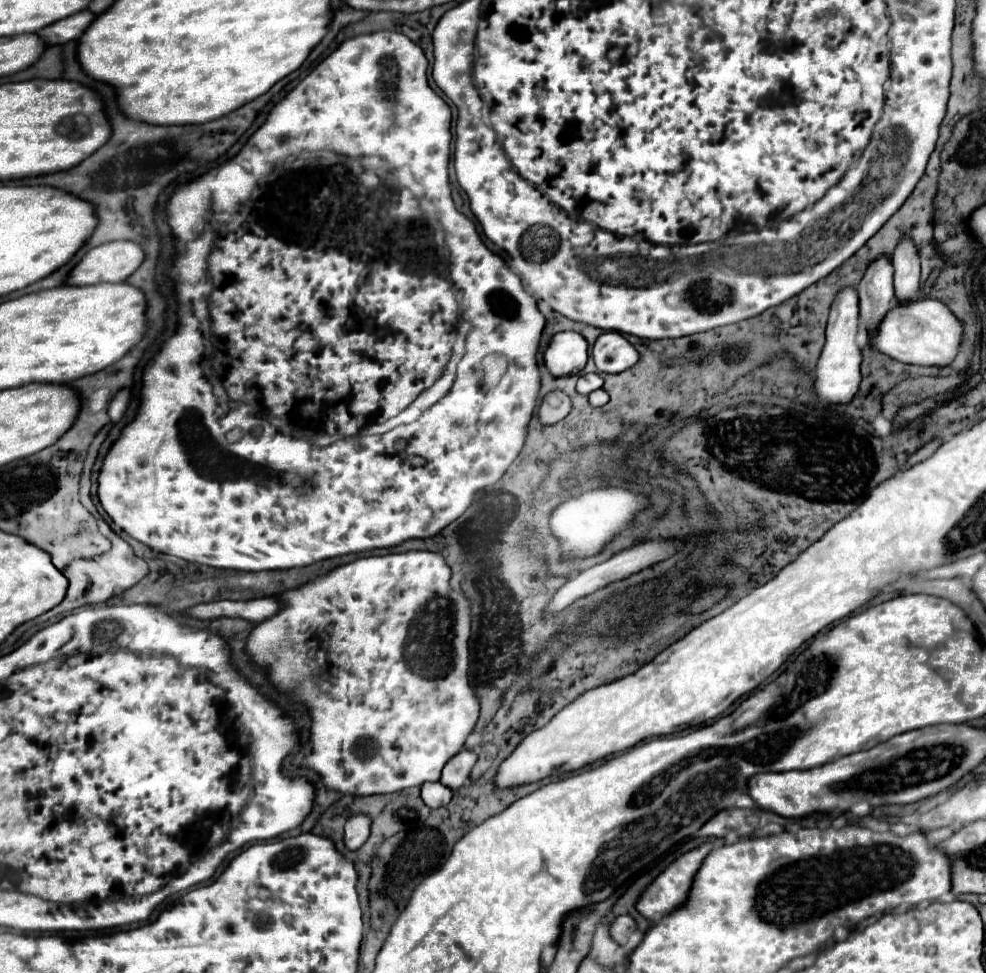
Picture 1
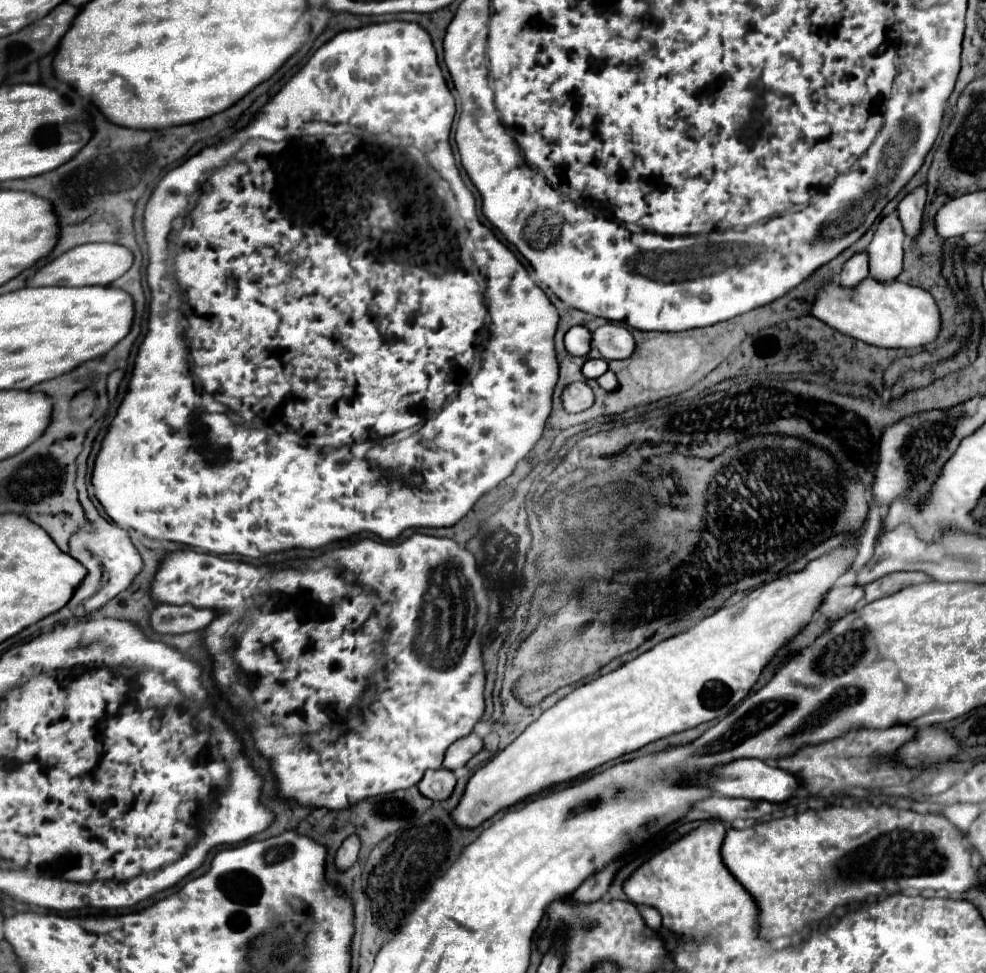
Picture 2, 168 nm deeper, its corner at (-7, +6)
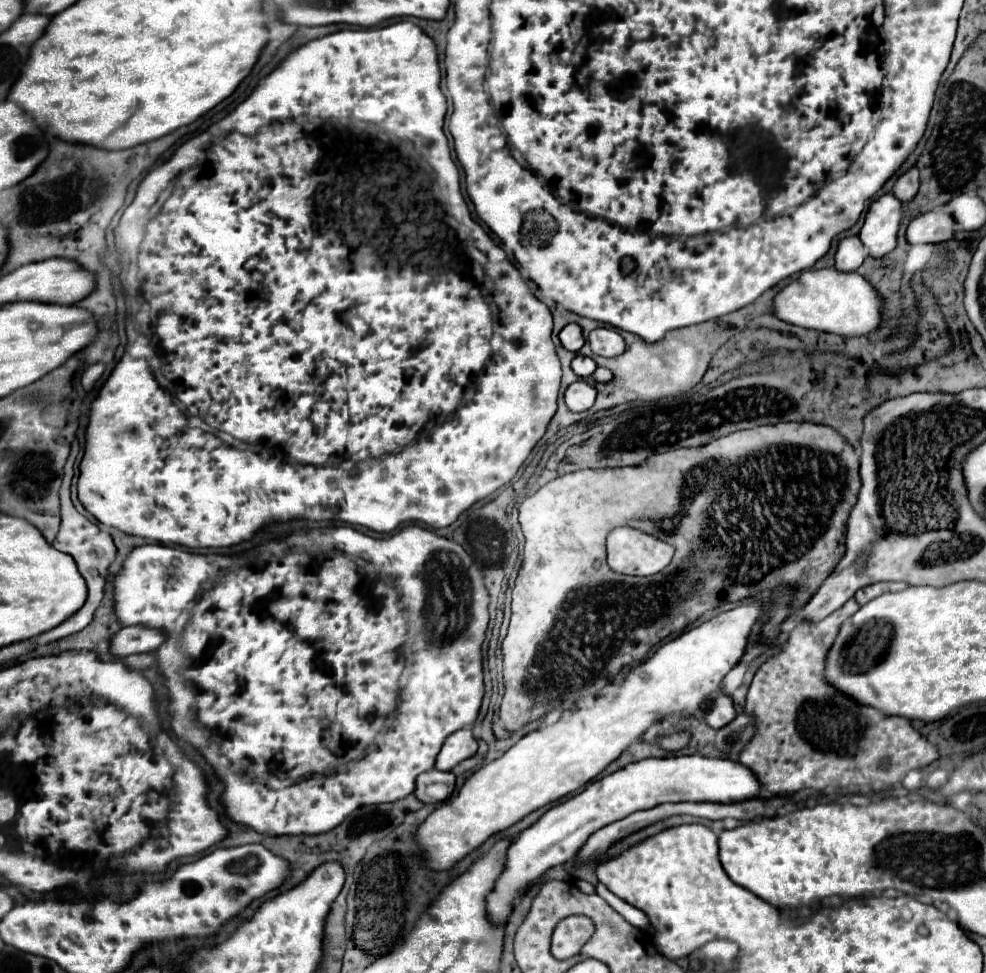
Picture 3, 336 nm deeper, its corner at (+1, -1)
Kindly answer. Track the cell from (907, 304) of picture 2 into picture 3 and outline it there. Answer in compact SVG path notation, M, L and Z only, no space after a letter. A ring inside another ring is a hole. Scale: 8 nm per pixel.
M836 268L804 270L796 280L786 284L772 300L772 314L780 320L824 330L840 336L866 336L880 324L882 300L878 292L858 272L840 272Z

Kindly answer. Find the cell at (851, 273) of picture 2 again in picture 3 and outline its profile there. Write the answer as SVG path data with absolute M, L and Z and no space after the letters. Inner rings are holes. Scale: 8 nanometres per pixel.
M846 236L838 242L836 270L854 272L864 262L864 258L866 258L866 250L858 236Z

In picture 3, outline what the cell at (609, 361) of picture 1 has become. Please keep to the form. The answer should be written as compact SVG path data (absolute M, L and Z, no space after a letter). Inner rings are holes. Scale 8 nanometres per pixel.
M596 328L590 332L590 346L594 354L618 356L624 352L624 338L614 328Z

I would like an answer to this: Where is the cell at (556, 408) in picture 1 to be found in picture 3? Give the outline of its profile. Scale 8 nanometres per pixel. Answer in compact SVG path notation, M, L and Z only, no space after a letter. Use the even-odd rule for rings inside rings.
M578 380L568 386L564 400L572 412L588 410L596 400L596 388L592 384L588 384L586 380Z

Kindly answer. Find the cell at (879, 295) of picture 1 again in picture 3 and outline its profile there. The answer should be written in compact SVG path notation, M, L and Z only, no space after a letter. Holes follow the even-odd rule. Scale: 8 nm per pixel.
M882 194L880 198L872 200L872 204L866 210L864 226L860 230L860 240L868 248L870 256L882 258L896 248L896 234L900 228L900 220L902 220L902 202L894 194Z

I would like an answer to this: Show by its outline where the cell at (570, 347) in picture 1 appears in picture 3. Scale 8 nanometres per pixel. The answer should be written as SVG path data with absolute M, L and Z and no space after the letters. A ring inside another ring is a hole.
M566 324L558 336L560 336L562 346L566 350L572 350L572 352L578 352L582 348L582 344L584 344L582 328L578 324Z

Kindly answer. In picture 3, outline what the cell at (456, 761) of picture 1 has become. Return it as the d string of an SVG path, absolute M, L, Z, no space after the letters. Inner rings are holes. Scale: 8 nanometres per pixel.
M470 728L456 730L442 746L438 758L436 758L436 768L438 770L452 770L458 762L474 756L478 750L478 742L472 736Z

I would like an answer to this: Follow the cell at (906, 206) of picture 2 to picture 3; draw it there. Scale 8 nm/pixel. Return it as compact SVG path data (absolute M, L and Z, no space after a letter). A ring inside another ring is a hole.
M912 166L910 170L906 170L902 176L898 176L898 180L894 182L894 194L902 200L902 202L910 202L916 196L920 182L918 182L918 168Z

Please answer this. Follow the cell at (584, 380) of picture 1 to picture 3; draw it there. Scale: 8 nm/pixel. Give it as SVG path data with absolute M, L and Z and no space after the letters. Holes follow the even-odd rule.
M578 354L578 356L572 360L572 370L574 370L574 374L578 374L580 378L588 378L588 376L594 374L596 362L594 362L592 358L588 358L588 356L580 356L580 354Z

